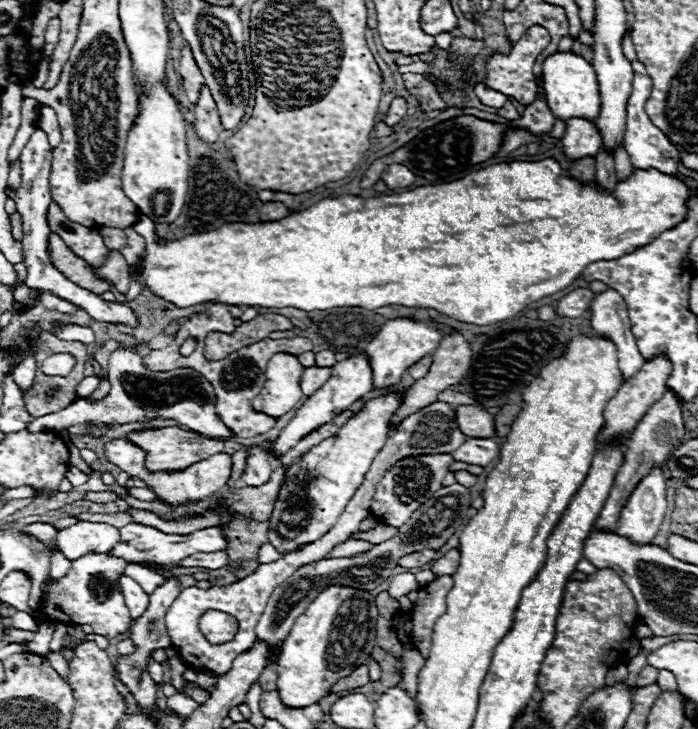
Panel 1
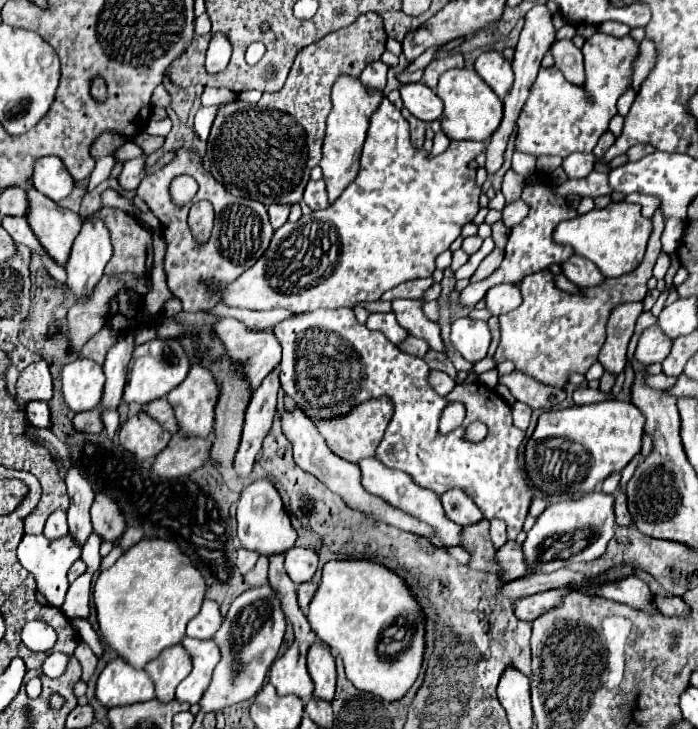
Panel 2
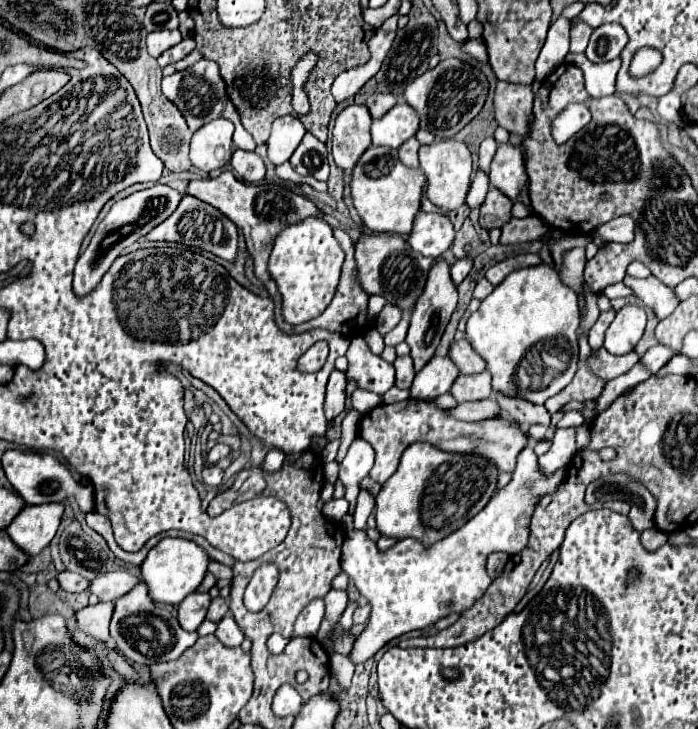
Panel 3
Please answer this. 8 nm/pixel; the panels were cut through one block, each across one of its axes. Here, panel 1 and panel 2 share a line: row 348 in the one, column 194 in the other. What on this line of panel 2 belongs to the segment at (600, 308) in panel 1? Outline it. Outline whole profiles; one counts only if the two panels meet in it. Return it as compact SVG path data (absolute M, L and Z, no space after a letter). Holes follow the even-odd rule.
M206 598L204 604L202 604L202 610L188 622L186 636L208 640L216 634L220 624L222 624L222 616L220 616L220 610L218 610L216 602Z

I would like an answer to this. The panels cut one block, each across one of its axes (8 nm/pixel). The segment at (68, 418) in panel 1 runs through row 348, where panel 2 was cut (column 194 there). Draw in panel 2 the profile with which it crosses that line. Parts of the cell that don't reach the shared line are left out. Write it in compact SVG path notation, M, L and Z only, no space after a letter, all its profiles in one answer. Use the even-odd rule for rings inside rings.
M202 106L202 108L196 112L196 116L194 116L194 132L196 132L196 136L198 136L202 142L208 140L212 122L214 122L214 118L216 118L216 110L218 110L216 106L210 106L210 108Z

